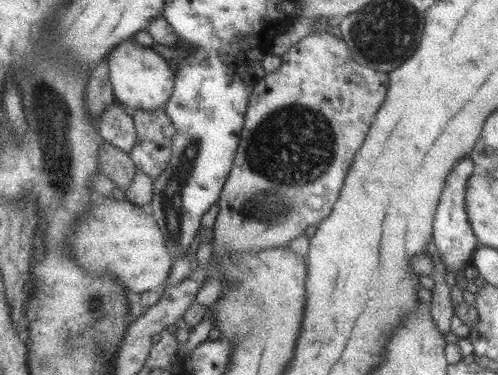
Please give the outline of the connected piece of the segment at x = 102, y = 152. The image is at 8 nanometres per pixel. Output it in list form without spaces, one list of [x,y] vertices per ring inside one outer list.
[[[104,141],[98,151],[101,175],[114,183],[122,191],[129,189],[137,173],[136,165],[129,153],[118,150],[113,144]]]

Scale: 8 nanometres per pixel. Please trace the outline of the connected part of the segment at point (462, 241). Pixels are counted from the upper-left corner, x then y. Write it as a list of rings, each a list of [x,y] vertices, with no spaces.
[[[470,156],[457,162],[452,169],[451,175],[447,178],[435,217],[433,222],[433,238],[438,249],[441,262],[444,263],[447,272],[460,272],[462,268],[468,266],[468,260],[479,247],[479,241],[476,239],[472,230],[468,215],[465,209],[465,190],[466,182],[469,176],[478,169]]]

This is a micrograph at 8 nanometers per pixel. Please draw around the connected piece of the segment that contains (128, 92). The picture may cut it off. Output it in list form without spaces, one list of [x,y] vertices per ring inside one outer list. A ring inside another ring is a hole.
[[[133,38],[122,41],[110,52],[110,80],[115,99],[136,110],[158,110],[172,97],[175,72],[170,64],[150,46],[136,44]]]

